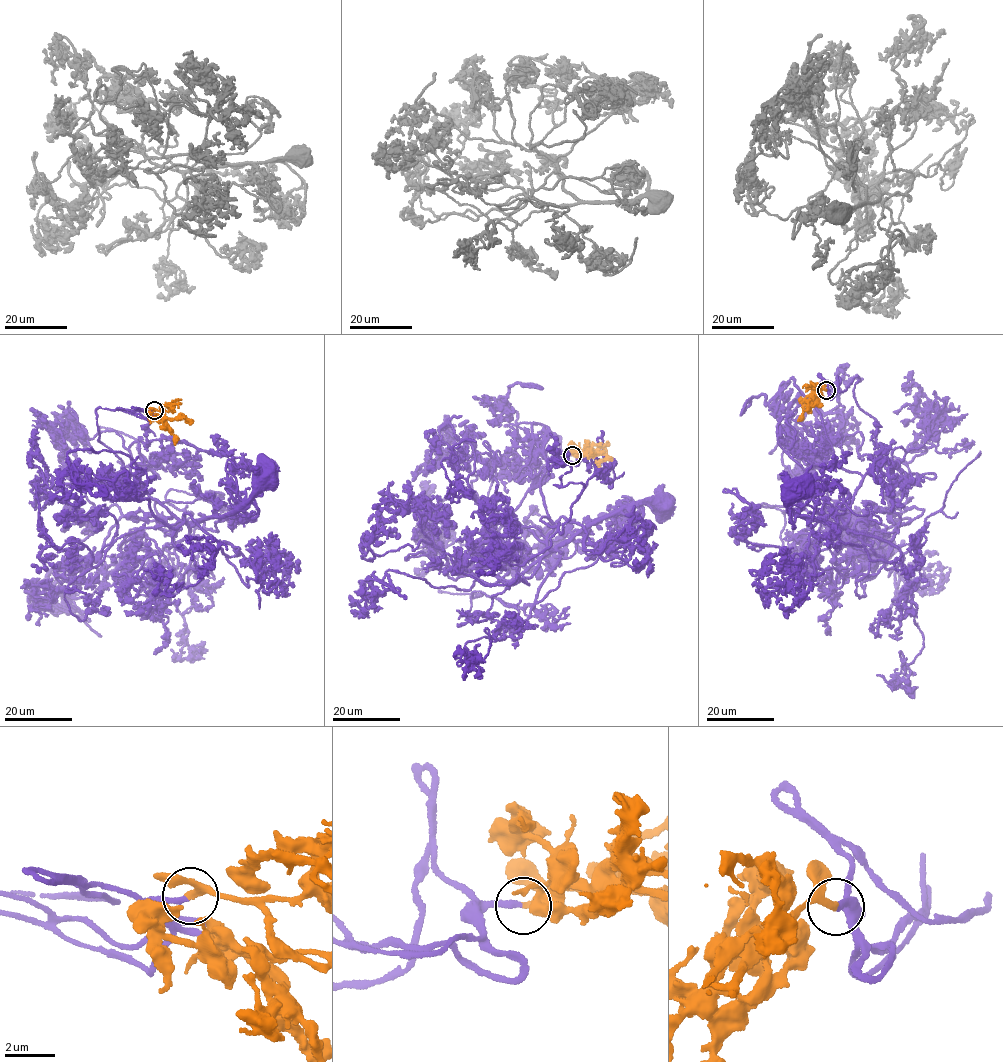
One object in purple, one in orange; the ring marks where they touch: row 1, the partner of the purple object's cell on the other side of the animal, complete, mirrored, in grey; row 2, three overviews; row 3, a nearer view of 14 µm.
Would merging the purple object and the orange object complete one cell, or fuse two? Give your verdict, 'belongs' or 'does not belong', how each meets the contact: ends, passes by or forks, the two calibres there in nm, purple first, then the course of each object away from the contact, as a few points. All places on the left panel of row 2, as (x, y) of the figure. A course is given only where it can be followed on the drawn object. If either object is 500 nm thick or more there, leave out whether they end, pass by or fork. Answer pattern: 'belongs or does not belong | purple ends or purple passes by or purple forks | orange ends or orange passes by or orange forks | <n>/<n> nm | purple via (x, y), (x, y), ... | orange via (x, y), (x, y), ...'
belongs | purple ends | orange ends | 200/260 nm | purple via (154, 411), (99, 407), (96, 410), (98, 440), (175, 517), (192, 526), (226, 516), (273, 475), (267, 476) | orange via (154, 411), (162, 411), (169, 418), (186, 418), (182, 414)

